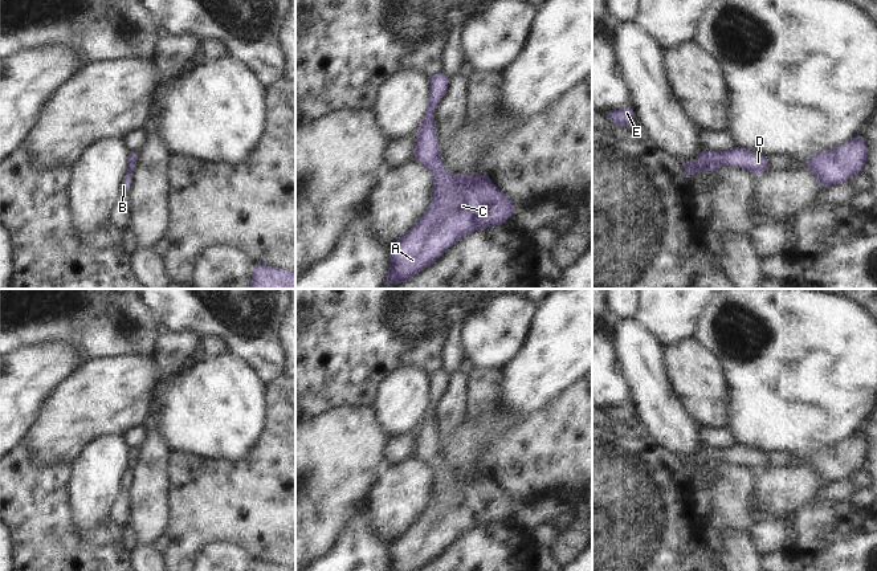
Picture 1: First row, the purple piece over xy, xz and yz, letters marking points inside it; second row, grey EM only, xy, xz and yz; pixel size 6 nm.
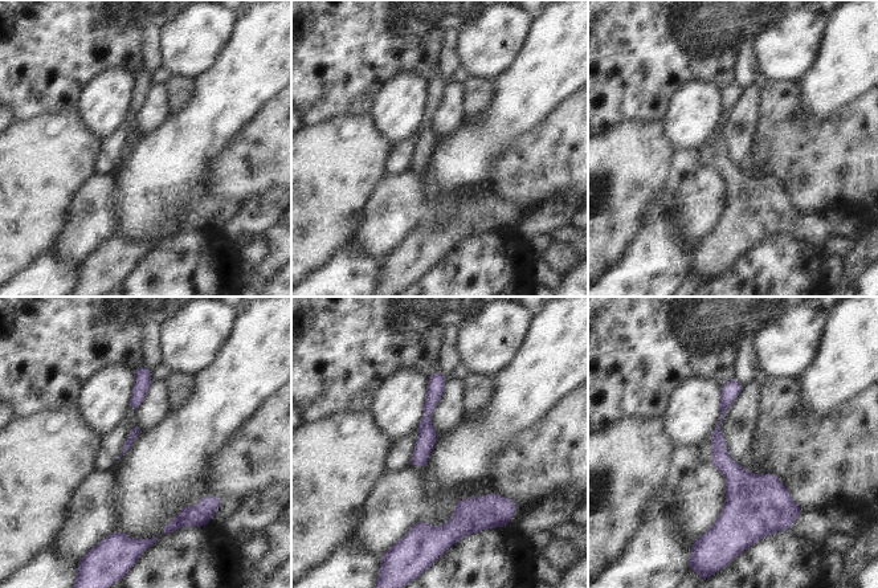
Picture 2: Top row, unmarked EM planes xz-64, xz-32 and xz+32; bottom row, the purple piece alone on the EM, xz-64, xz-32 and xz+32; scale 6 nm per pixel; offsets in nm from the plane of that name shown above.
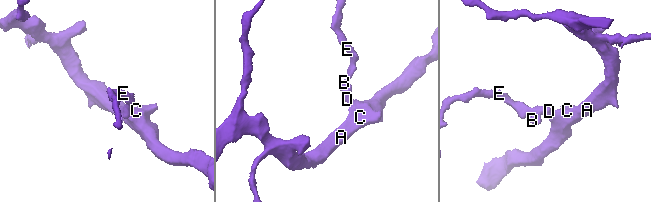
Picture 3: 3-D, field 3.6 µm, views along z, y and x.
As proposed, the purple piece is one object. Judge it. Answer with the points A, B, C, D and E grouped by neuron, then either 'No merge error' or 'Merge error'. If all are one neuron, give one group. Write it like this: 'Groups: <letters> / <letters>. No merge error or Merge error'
Groups: A B C D E. No merge error.

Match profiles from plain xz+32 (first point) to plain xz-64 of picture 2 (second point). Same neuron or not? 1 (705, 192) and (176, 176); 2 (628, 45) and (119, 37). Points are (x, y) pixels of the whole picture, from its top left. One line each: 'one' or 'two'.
1: two
2: one

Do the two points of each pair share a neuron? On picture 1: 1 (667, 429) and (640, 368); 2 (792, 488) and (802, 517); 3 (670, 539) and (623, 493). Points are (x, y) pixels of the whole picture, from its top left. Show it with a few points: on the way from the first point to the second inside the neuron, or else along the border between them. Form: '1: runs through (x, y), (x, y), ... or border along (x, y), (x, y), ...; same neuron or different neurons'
1: runs through (661, 415), (657, 411), (648, 383); same neuron
2: border along (810, 501), (783, 518); different neurons
3: runs through (659, 529), (635, 505); same neuron

